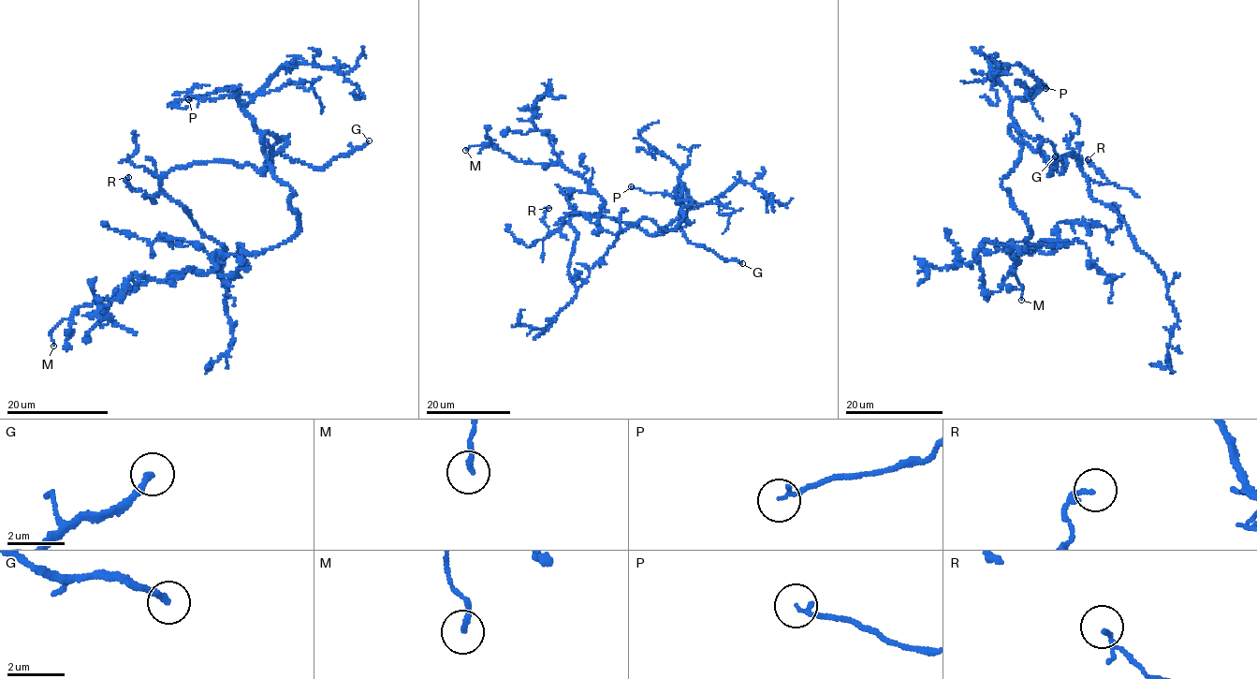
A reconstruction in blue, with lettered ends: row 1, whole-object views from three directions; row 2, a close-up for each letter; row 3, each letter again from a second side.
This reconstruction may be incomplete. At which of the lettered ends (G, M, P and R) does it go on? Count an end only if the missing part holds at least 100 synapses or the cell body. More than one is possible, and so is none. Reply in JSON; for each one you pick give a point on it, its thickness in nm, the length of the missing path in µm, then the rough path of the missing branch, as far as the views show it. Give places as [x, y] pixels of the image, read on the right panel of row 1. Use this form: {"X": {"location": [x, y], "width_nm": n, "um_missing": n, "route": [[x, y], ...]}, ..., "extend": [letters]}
{"G": {"location": [1055, 156], "width_nm": 240, "um_missing": 50, "route": [[1055, 156], [1042, 152], [1037, 161], [1041, 172], [1056, 175], [1063, 102], [1087, 79], [1096, 60]]}, "extend": ["G"]}

